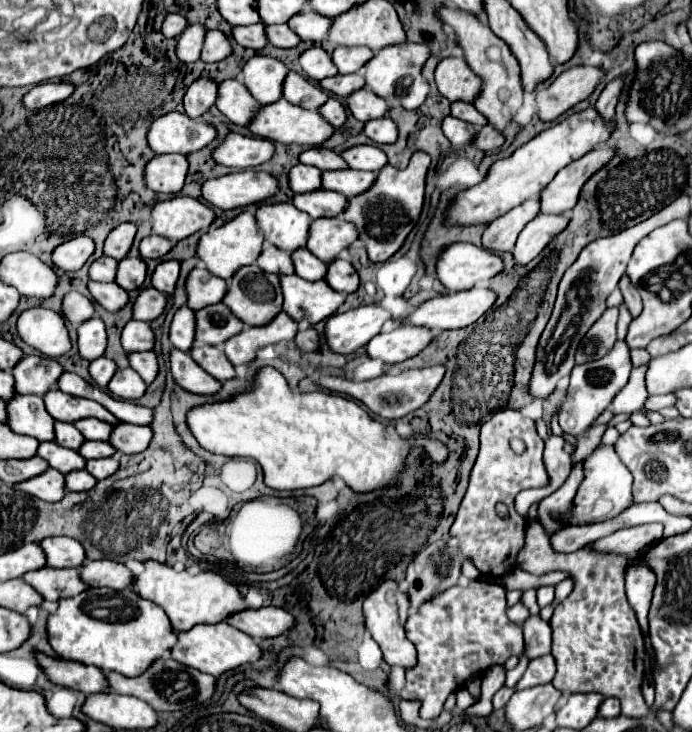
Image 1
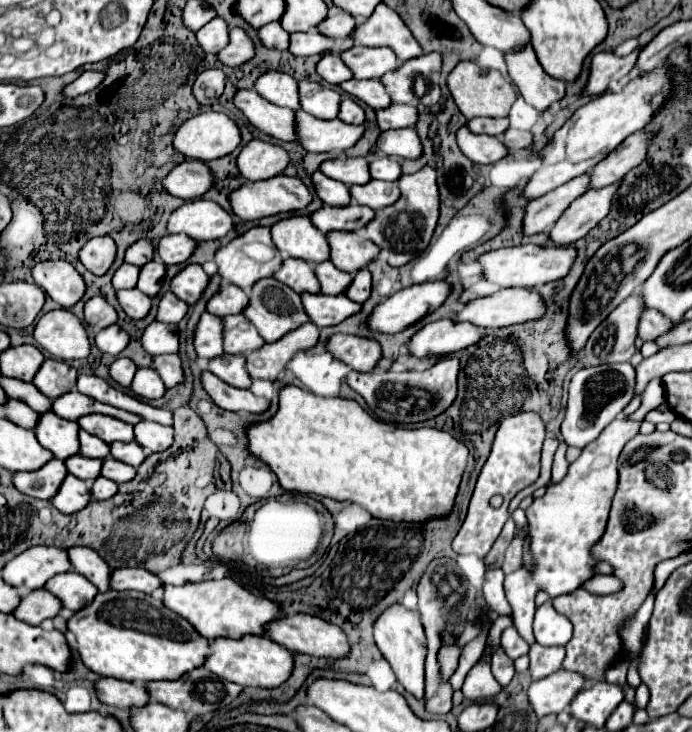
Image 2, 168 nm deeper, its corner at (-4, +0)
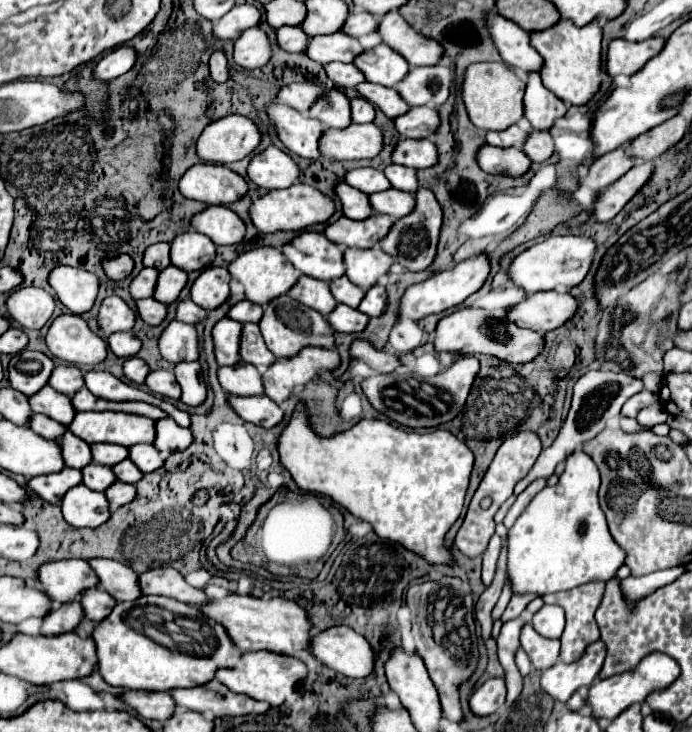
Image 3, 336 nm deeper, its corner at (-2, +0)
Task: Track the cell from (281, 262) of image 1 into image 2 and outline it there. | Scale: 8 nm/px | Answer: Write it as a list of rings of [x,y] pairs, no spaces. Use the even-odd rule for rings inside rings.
[[[286,259],[274,277],[280,283],[292,287],[298,295],[320,293],[320,283],[316,279],[312,263],[300,263],[300,259]]]

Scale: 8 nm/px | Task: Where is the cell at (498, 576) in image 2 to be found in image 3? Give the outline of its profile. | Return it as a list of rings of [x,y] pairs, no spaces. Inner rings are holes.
[[[526,623],[520,631],[520,643],[522,649],[528,653],[534,669],[550,669],[554,663],[558,663],[560,653],[560,641],[558,639],[546,639],[538,635],[530,623]]]

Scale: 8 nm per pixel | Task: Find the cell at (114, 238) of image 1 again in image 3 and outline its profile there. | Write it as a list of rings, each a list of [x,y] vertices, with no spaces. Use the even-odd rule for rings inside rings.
[[[154,243],[146,247],[142,263],[146,267],[154,267],[158,271],[166,269],[170,265],[170,243]]]

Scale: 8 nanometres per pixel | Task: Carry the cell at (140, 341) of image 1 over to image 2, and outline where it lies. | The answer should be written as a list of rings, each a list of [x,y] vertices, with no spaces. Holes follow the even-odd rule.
[[[154,321],[142,335],[142,345],[150,355],[178,353],[180,337],[176,323],[160,323]]]

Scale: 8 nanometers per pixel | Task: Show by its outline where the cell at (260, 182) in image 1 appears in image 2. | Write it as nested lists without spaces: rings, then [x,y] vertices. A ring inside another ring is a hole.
[[[280,175],[278,179],[266,179],[266,181],[248,181],[240,189],[236,189],[230,195],[232,211],[242,219],[242,221],[258,221],[262,217],[270,215],[280,215],[280,213],[290,213],[290,211],[302,211],[312,203],[312,193],[310,189],[296,177],[286,177]]]

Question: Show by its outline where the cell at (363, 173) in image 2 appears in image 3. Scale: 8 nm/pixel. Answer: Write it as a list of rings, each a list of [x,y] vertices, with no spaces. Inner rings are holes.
[[[358,167],[352,169],[344,175],[344,183],[364,191],[364,193],[376,193],[376,191],[386,191],[390,189],[390,181],[384,177],[382,171],[372,169],[372,167]]]

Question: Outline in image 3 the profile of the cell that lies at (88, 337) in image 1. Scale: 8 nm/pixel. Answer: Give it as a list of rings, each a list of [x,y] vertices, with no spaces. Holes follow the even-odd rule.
[[[120,331],[120,333],[114,333],[108,337],[108,347],[114,355],[118,357],[134,357],[138,351],[140,351],[140,339],[132,333],[132,331]]]

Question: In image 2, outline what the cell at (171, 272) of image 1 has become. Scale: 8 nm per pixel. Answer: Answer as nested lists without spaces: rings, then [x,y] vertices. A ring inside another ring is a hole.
[[[186,265],[172,279],[170,287],[172,287],[172,293],[178,299],[184,299],[186,303],[194,305],[204,295],[204,291],[208,287],[208,281],[210,281],[210,275],[200,265]]]

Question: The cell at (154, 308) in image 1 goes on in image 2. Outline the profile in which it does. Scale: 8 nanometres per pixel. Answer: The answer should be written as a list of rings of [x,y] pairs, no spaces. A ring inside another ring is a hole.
[[[166,293],[158,307],[158,319],[164,323],[180,323],[188,311],[188,303],[178,299],[174,293]]]

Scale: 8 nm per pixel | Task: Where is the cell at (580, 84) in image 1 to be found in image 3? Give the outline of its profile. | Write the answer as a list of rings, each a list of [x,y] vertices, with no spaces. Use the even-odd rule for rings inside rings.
[[[650,37],[640,43],[630,43],[624,39],[614,39],[608,45],[606,55],[606,73],[616,75],[634,75],[640,71],[650,57],[654,57],[664,45],[662,37]]]

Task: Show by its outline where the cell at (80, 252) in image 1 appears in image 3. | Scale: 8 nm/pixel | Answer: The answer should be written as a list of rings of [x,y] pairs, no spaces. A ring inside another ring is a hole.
[[[116,255],[116,257],[110,257],[110,259],[104,259],[102,261],[102,269],[106,273],[106,277],[118,281],[118,279],[124,279],[130,271],[132,271],[134,263],[128,255]]]

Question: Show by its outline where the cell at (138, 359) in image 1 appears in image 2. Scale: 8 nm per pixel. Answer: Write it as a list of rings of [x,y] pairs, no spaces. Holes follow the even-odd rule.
[[[158,355],[154,357],[154,369],[164,379],[166,387],[176,387],[184,383],[184,367],[180,355]]]

